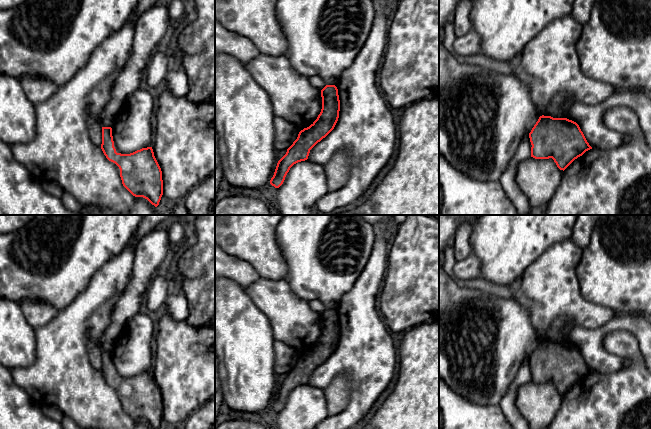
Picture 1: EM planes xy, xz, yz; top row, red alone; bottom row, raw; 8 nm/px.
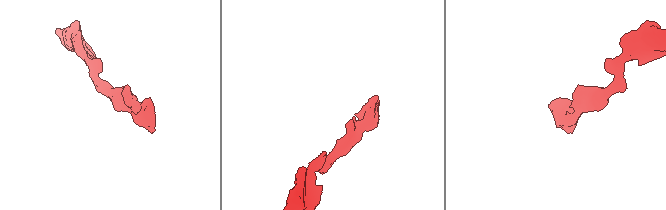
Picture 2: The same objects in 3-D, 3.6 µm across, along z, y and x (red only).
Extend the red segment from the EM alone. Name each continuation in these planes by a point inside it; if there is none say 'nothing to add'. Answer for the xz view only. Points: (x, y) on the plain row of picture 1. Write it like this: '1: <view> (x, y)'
nothing to add

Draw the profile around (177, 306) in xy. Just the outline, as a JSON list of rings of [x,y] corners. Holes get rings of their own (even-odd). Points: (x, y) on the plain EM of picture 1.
[[[183,293],[169,295],[163,308],[163,311],[178,321],[187,320],[190,310],[188,300]]]

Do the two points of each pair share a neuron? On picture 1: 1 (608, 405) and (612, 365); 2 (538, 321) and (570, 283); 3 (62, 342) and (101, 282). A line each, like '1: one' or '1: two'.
1: two
2: one
3: one

